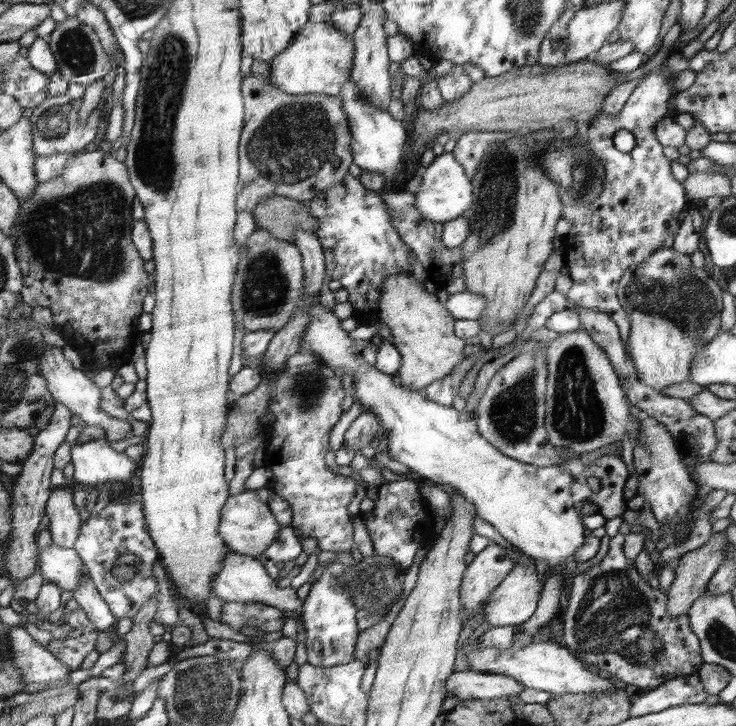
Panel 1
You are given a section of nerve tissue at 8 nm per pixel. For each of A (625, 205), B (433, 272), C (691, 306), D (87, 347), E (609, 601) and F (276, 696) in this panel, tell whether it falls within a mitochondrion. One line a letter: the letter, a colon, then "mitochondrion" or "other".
A: other
B: other
C: mitochondrion
D: other
E: mitochondrion
F: other

